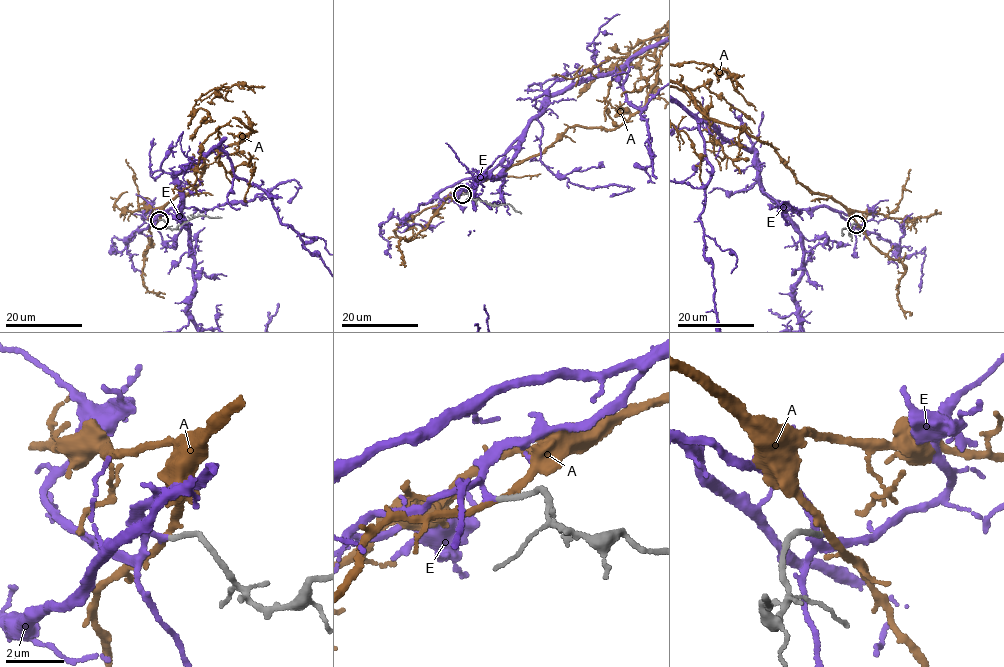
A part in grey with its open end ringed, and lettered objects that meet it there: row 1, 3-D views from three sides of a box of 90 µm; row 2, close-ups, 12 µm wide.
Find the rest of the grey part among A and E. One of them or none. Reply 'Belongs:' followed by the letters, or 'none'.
Belongs: E

